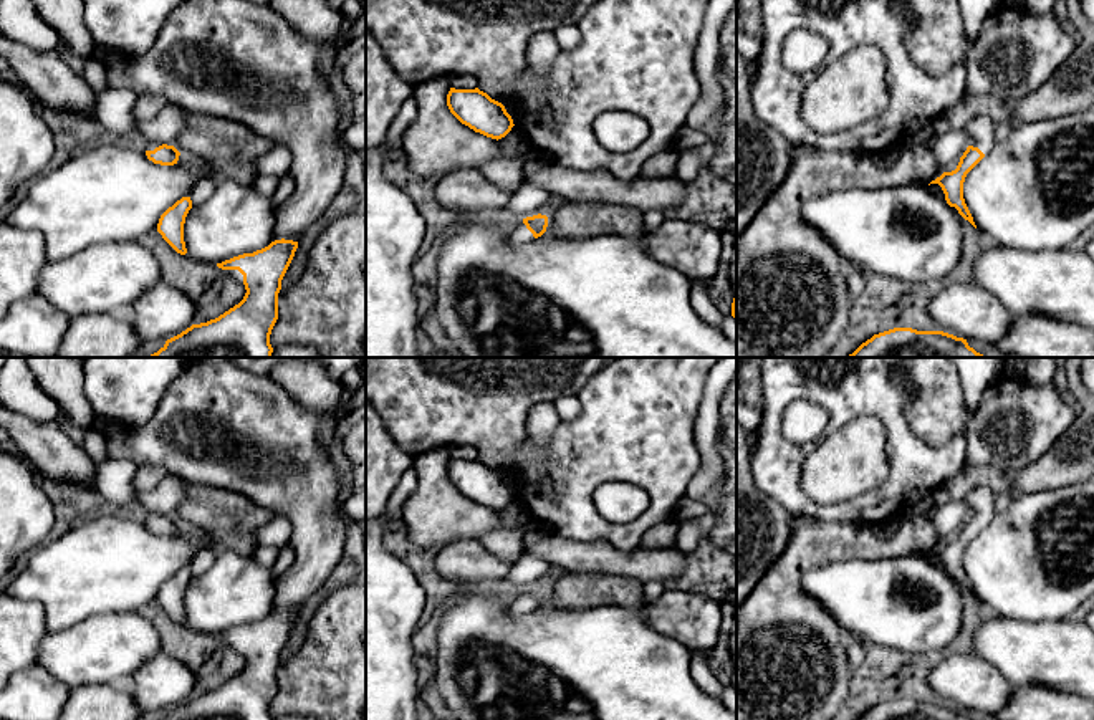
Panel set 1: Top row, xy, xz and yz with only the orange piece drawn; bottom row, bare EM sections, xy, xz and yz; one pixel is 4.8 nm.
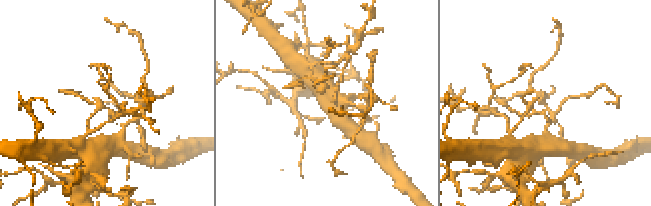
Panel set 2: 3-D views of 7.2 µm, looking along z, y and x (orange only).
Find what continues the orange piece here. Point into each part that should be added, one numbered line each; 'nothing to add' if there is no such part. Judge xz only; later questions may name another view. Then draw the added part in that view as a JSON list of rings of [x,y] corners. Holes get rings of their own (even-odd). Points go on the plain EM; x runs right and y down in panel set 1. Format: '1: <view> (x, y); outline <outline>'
1: xz (520, 604); outline [[[521,593],[516,599],[510,602],[508,612],[510,614],[526,614],[535,611],[533,604],[526,599],[526,596]]]

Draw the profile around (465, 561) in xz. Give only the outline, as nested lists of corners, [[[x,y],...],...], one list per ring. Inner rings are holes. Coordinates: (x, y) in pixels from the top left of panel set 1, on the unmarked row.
[[[480,540],[449,543],[434,556],[434,566],[440,578],[468,588],[506,578],[511,564],[485,550]]]

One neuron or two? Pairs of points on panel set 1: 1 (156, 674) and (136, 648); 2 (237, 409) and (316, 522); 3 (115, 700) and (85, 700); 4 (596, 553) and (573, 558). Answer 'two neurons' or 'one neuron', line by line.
1: two neurons
2: one neuron
3: one neuron
4: one neuron

